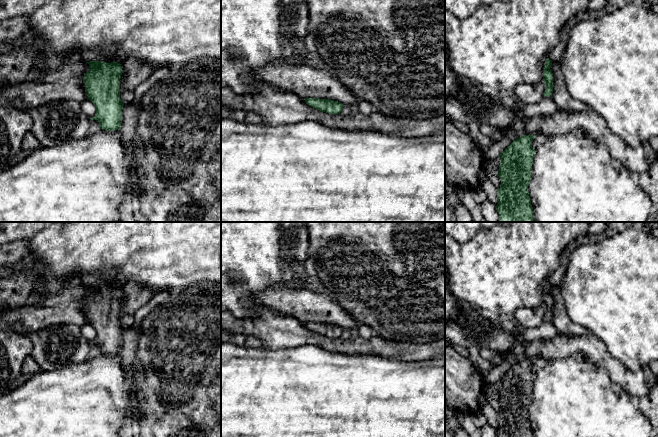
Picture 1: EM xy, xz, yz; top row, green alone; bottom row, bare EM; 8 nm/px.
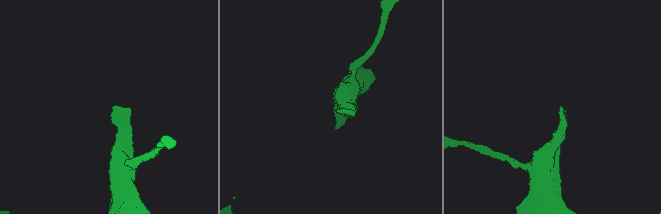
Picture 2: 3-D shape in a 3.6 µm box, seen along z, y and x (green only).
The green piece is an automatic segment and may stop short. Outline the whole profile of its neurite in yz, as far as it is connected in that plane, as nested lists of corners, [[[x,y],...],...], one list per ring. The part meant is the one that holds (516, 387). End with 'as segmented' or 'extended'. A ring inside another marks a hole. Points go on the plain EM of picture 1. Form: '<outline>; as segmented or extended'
[[[535,359],[518,361],[500,378],[501,386],[497,397],[501,404],[501,410],[497,413],[498,437],[533,437],[528,410],[535,379],[535,373],[532,371],[534,361]]]; as segmented

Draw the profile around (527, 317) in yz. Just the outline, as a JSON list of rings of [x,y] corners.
[[[544,305],[536,308],[519,308],[513,314],[521,327],[535,328],[542,324],[545,315]]]

